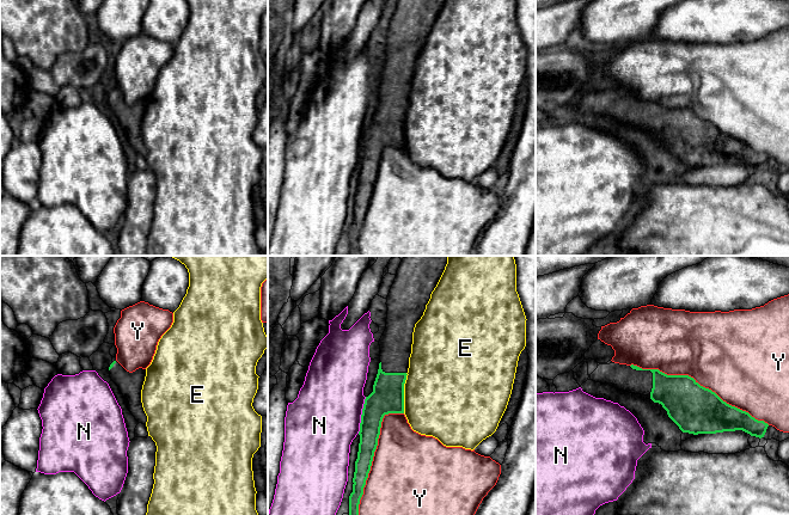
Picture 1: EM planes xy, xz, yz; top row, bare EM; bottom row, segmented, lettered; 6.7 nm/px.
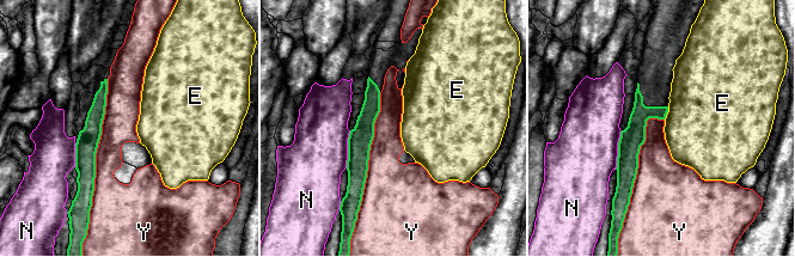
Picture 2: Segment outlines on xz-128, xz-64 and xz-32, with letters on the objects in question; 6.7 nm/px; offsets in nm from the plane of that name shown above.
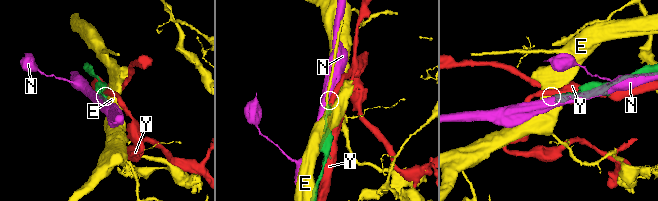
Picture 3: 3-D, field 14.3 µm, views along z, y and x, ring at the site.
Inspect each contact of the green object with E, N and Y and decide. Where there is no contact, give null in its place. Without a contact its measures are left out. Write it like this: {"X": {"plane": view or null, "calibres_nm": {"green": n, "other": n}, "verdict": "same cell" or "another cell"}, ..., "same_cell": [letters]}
{"E": {"plane": "xz", "calibres_nm": {"green": 220, "other": 500}, "verdict": "another cell"}, "N": {"plane": "xz", "calibres_nm": {"green": 220, "other": 480}, "verdict": "another cell"}, "Y": {"plane": "yz", "calibres_nm": {"green": 320, "other": 480}, "verdict": "another cell"}, "same_cell": []}

